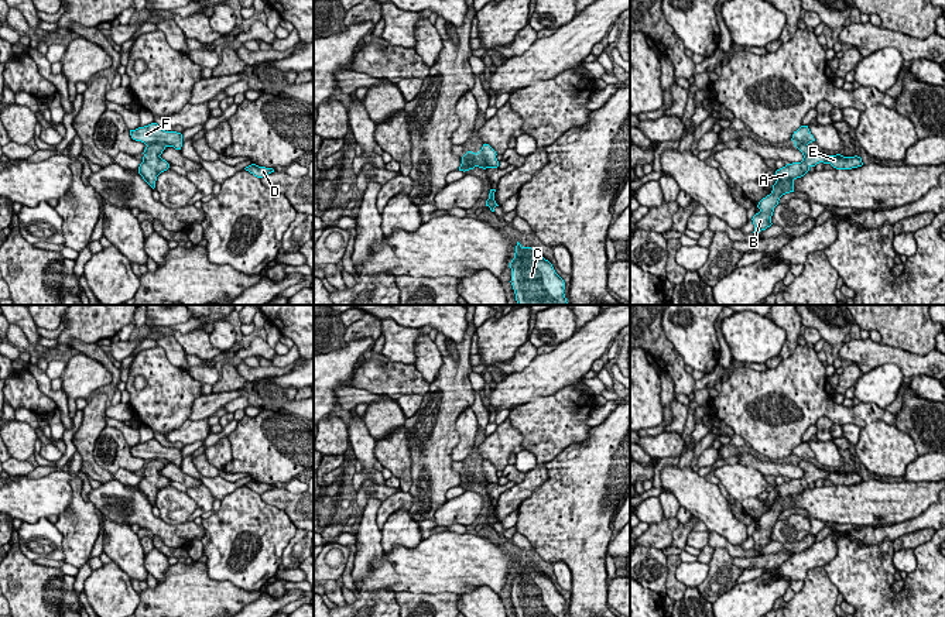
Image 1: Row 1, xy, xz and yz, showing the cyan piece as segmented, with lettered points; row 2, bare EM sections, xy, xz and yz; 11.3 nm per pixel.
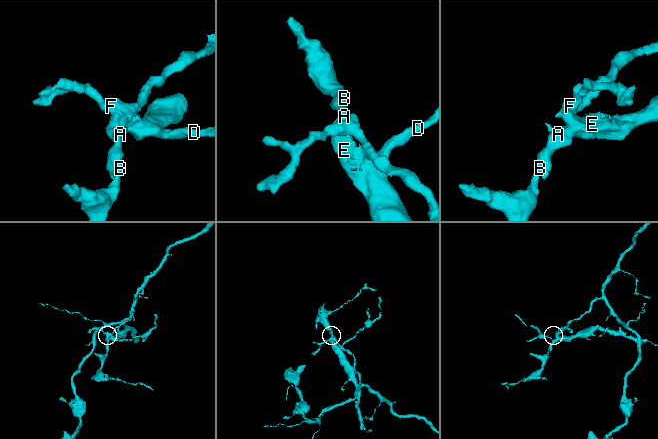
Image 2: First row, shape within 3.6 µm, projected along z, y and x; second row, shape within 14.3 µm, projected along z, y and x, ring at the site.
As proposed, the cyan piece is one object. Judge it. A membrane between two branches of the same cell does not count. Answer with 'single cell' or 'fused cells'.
fused cells

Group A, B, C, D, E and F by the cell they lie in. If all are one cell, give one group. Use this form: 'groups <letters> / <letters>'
groups A B C D E / F

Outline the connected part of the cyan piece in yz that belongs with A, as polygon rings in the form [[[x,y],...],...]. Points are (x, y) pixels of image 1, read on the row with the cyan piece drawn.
[[[795,144],[795,147],[802,152],[804,158],[801,162],[787,164],[785,167],[775,171],[777,181],[773,185],[773,191],[759,202],[757,208],[760,212],[756,213],[751,219],[754,224],[753,233],[756,234],[773,224],[771,216],[774,208],[778,205],[780,198],[785,193],[794,192],[794,181],[804,176],[811,167],[815,167],[819,162],[831,164],[836,169],[852,169],[863,165],[862,158],[857,155],[825,155],[808,144]]]

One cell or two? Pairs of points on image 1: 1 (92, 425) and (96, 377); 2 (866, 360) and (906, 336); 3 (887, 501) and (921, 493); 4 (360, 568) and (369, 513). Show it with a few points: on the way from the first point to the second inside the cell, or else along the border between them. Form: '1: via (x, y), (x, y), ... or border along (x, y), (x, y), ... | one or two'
1: border along (98, 390), (92, 396) | two
2: border along (879, 342), (921, 356) | two
3: via (896, 501), (913, 499) | one
4: via (366, 554), (369, 549), (369, 527) | one

